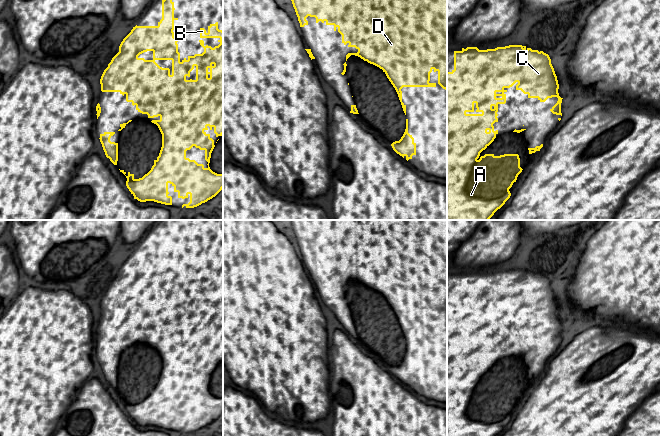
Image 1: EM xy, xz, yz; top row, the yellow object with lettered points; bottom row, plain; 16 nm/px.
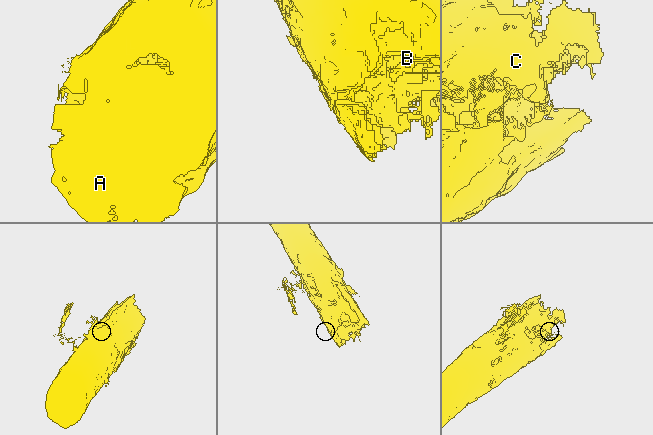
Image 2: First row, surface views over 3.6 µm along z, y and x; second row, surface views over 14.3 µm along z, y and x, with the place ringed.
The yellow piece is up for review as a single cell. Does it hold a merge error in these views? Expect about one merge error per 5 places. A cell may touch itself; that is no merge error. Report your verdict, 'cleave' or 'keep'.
keep

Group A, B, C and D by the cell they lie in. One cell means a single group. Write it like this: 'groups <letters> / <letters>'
groups A B C D

